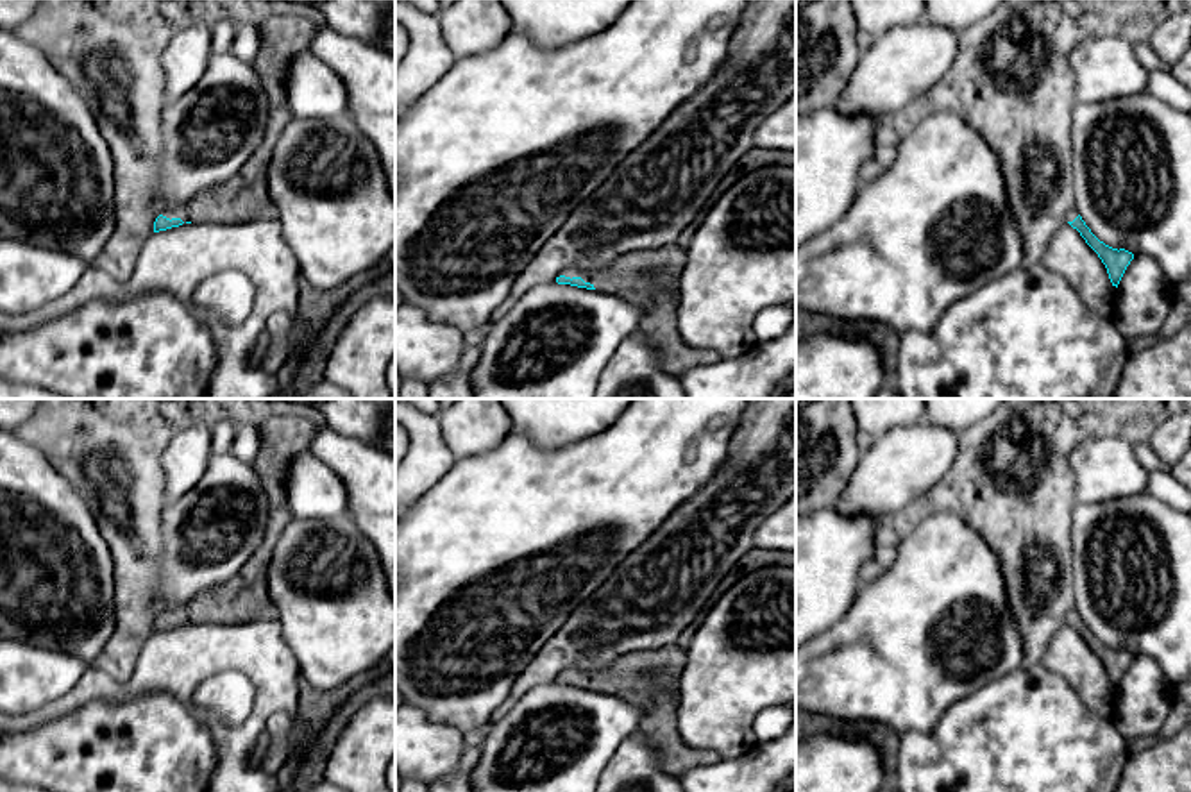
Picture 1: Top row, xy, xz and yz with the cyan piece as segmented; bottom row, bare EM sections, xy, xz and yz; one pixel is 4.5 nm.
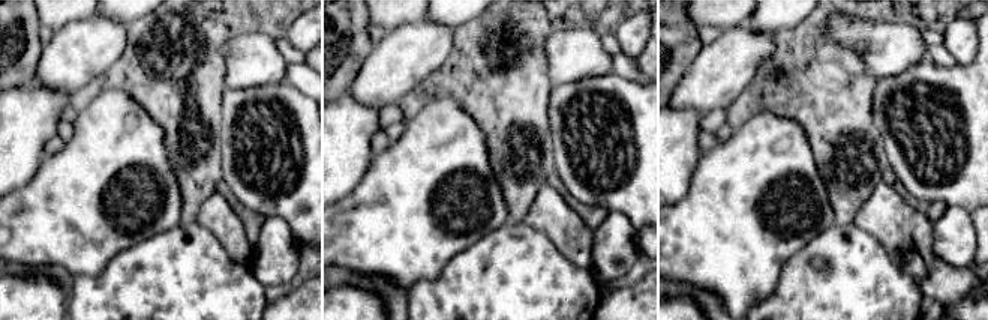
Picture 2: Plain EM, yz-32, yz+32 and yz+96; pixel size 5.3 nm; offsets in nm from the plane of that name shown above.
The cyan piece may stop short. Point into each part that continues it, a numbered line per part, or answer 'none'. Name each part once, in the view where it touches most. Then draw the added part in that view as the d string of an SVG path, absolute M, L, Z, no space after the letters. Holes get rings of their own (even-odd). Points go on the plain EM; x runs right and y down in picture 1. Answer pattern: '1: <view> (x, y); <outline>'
1: xz (639, 678); M678 644L662 649L628 653L599 672L587 672L576 667L560 676L581 678L596 692L615 695L642 708L642 720L637 733L644 737L656 753L658 765L676 776L699 765L710 765L722 758L710 751L687 747L676 729L676 699L669 694L665 678L680 678L687 661L687 651Z

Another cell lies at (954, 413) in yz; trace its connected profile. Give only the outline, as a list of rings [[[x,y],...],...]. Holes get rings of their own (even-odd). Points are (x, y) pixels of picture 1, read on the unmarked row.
[[[925,399],[925,420],[960,433],[989,417],[1003,399]]]

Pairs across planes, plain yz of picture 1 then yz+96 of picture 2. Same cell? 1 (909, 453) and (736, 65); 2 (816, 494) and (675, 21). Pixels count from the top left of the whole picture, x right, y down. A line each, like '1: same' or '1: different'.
1: same
2: same

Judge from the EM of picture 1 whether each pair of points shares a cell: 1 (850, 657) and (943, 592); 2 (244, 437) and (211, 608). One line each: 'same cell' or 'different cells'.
1: same cell
2: different cells

